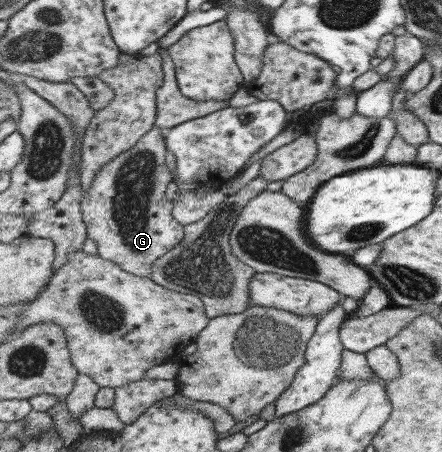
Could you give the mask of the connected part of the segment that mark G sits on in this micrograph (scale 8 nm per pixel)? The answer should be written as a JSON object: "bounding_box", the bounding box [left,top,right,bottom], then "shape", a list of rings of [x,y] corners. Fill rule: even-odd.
{"bounding_box":[79,125,184,277],"shape":[[[152,125],[134,146],[108,160],[94,173],[88,189],[82,192],[79,203],[87,238],[95,242],[96,254],[100,258],[112,261],[122,270],[141,277],[148,277],[148,271],[152,269],[152,262],[174,248],[184,234],[183,226],[171,216],[173,202],[164,196],[168,182],[173,180],[164,164],[164,152],[162,130]]]}

